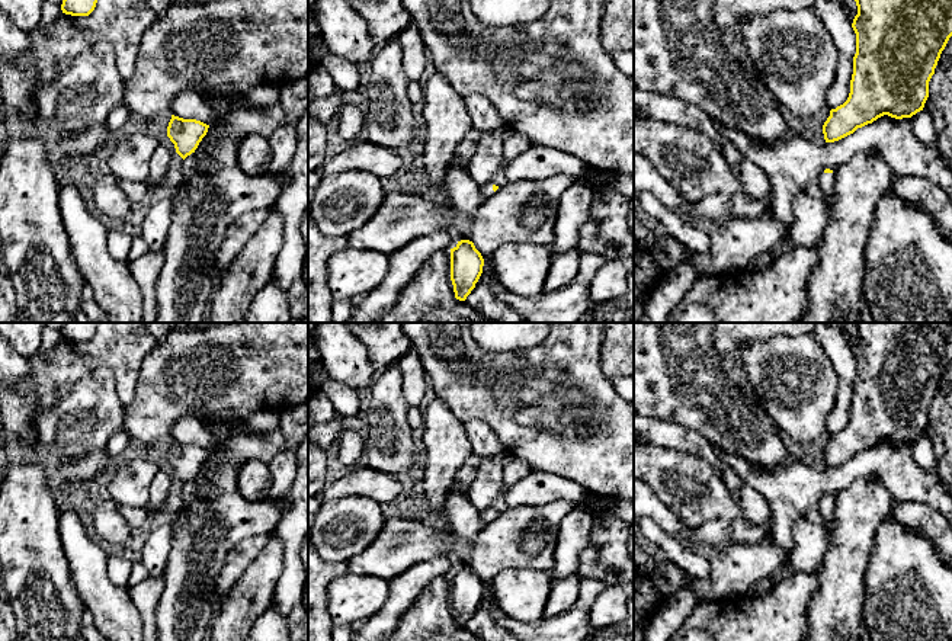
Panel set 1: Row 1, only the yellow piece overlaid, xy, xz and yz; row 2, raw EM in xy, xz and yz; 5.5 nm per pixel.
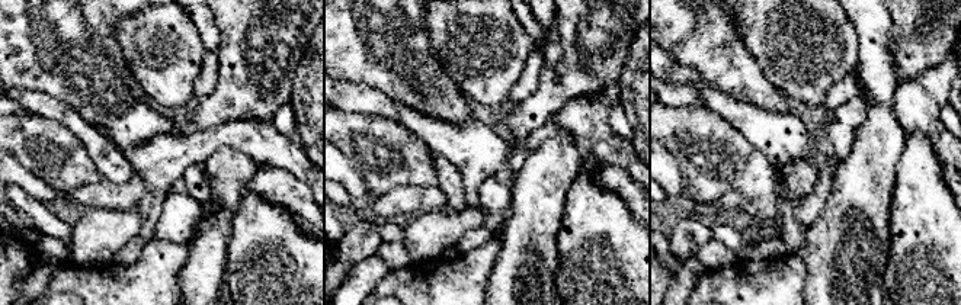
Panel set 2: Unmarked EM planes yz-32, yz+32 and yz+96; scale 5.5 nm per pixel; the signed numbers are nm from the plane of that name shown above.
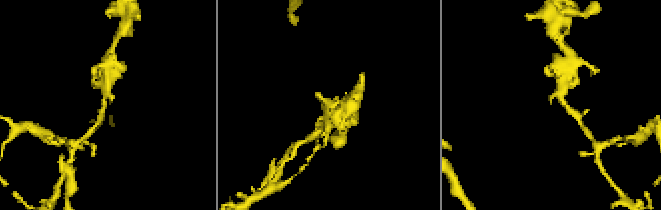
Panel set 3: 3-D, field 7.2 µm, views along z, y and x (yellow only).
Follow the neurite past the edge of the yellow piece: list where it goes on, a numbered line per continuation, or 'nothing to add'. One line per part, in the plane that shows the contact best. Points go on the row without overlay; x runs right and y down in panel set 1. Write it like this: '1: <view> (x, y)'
1: yz (826, 506)

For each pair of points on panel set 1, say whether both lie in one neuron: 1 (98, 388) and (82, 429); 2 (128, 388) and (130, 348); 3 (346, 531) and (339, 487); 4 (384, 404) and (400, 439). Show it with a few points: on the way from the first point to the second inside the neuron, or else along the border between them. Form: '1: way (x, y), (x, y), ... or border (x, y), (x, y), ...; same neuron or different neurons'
1: way (95, 398), (95, 409), (85, 419); same neuron
2: way (128, 378), (130, 358); same neuron
3: border (374, 499), (340, 496), (323, 500); different neurons
4: way (387, 413), (387, 426), (391, 430); same neuron

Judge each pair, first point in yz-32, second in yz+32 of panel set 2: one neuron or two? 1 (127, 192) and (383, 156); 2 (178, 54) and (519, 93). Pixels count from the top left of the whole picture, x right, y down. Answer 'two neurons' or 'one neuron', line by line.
1: two neurons
2: two neurons

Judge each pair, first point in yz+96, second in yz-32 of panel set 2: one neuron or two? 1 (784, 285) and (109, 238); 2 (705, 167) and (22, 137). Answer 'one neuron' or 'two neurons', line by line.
1: two neurons
2: one neuron

